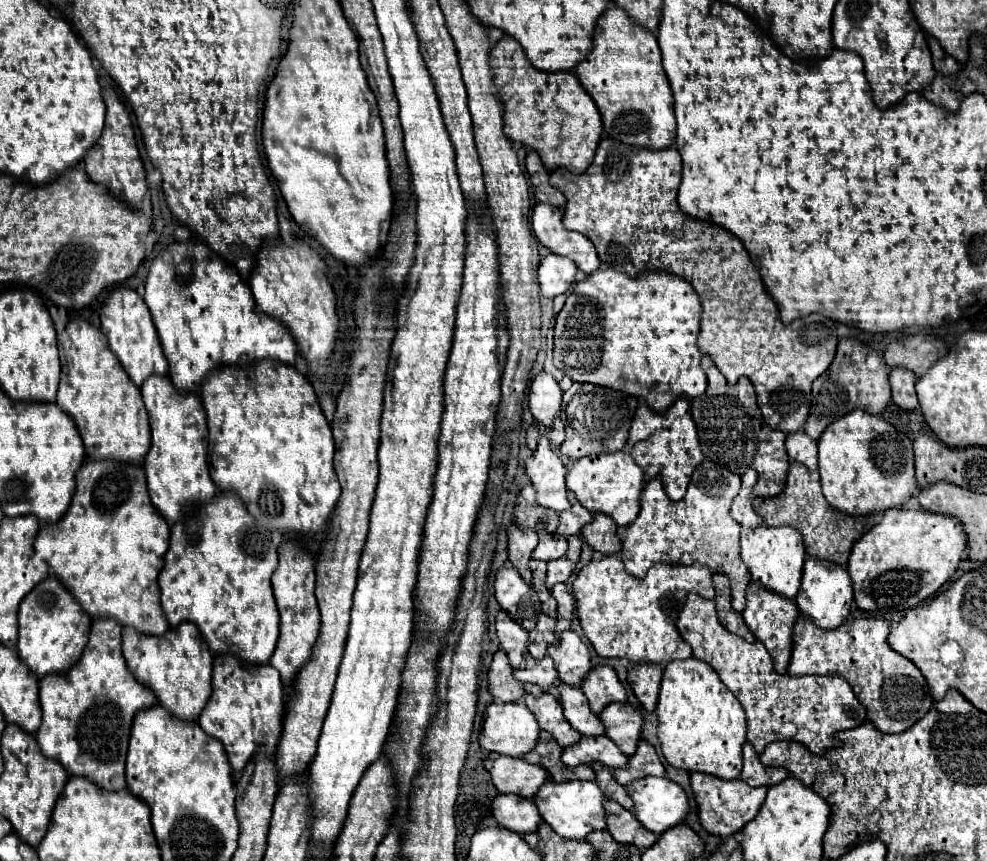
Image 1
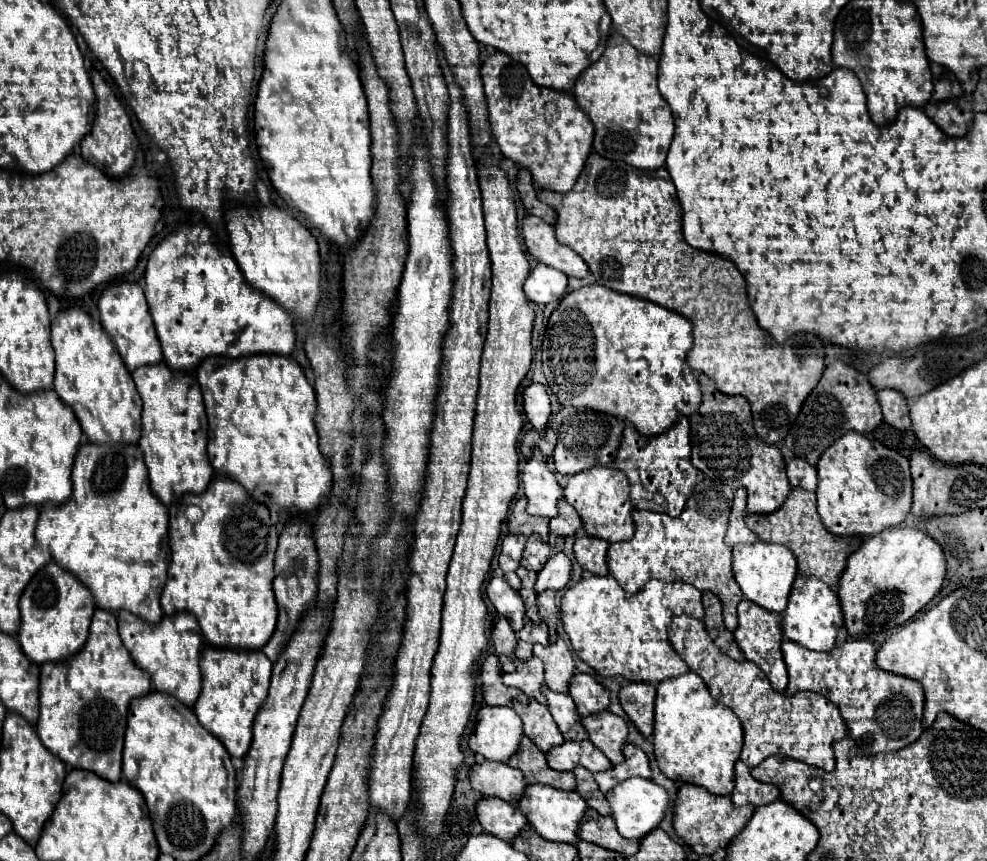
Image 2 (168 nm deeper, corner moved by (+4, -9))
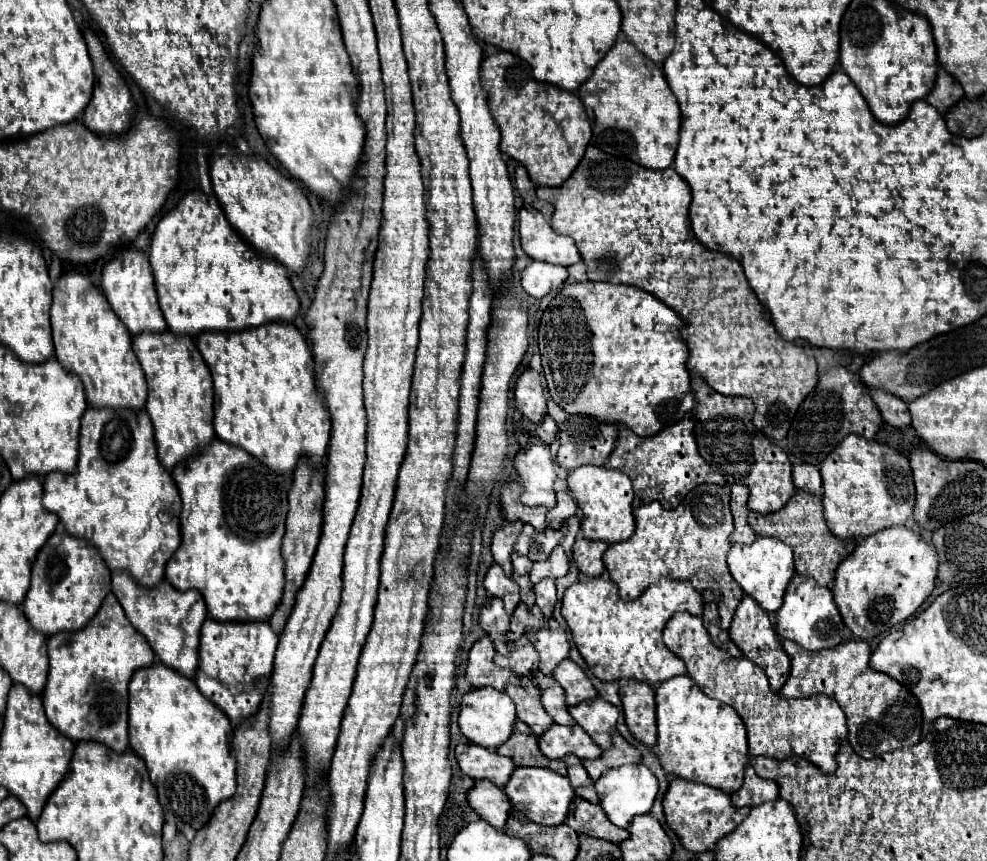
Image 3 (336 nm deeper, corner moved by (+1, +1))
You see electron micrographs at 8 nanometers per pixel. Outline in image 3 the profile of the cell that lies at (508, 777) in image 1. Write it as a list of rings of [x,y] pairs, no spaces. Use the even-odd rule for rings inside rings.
[[[458,744],[456,746],[456,760],[460,770],[474,780],[490,780],[496,786],[504,788],[514,774],[516,766],[512,758],[500,756],[496,750],[480,748],[476,744]]]

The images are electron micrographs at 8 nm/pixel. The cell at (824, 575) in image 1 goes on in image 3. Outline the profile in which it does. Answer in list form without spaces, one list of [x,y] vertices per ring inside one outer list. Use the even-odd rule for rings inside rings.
[[[796,574],[786,588],[782,608],[776,612],[776,632],[780,634],[780,638],[794,640],[806,650],[822,650],[840,644],[842,630],[844,630],[844,622],[834,604],[832,590],[816,584],[816,580],[812,580],[810,576]]]

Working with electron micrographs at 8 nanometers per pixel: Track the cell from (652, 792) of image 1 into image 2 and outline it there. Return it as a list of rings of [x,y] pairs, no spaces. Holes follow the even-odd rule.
[[[629,778],[629,780],[617,784],[613,790],[609,790],[605,794],[605,798],[611,806],[611,818],[615,820],[617,832],[627,840],[641,840],[647,832],[657,828],[659,822],[663,820],[667,804],[669,804],[669,796],[667,796],[665,788],[651,780],[645,780],[645,778]]]

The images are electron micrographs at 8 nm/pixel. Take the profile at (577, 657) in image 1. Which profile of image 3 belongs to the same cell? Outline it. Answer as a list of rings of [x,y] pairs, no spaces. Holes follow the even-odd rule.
[[[544,626],[540,630],[528,630],[526,636],[540,652],[540,672],[550,676],[552,670],[570,654],[570,642],[562,628],[558,626]]]

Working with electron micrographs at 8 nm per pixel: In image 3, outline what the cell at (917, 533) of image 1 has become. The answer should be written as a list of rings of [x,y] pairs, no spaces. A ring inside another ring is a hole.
[[[906,526],[886,528],[886,530],[880,530],[864,540],[860,540],[856,550],[838,566],[834,588],[832,588],[834,602],[842,614],[844,624],[852,630],[854,636],[866,640],[866,638],[872,638],[872,636],[884,632],[886,628],[892,628],[892,626],[904,622],[932,594],[936,576],[938,576],[938,564],[940,564],[938,554],[936,554],[936,548],[932,546],[932,542],[926,542],[920,534],[916,534],[914,530],[910,530]]]

